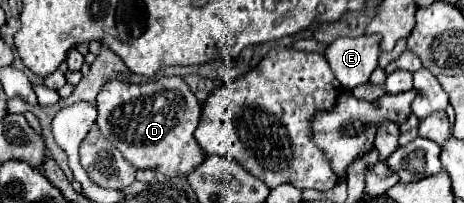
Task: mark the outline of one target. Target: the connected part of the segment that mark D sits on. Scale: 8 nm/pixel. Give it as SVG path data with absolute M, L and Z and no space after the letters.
M179 76L159 78L147 84L109 82L97 96L97 110L101 132L135 168L155 170L171 178L177 174L191 174L205 160L205 152L193 136L199 124L201 104Z

